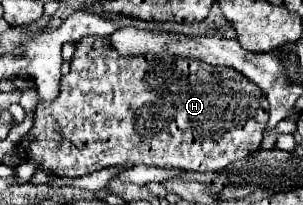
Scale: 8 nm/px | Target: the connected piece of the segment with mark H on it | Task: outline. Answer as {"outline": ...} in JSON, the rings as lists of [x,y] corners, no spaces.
{"outline":[[[94,34],[76,42],[70,66],[70,72],[60,80],[58,96],[52,102],[38,102],[34,110],[34,126],[18,144],[22,148],[20,156],[36,160],[38,170],[78,178],[102,168],[134,162],[160,168],[220,172],[230,162],[260,150],[268,102],[258,86],[250,84],[250,80],[232,68],[170,56],[166,52],[162,56],[120,56],[112,48],[110,38]]]}

